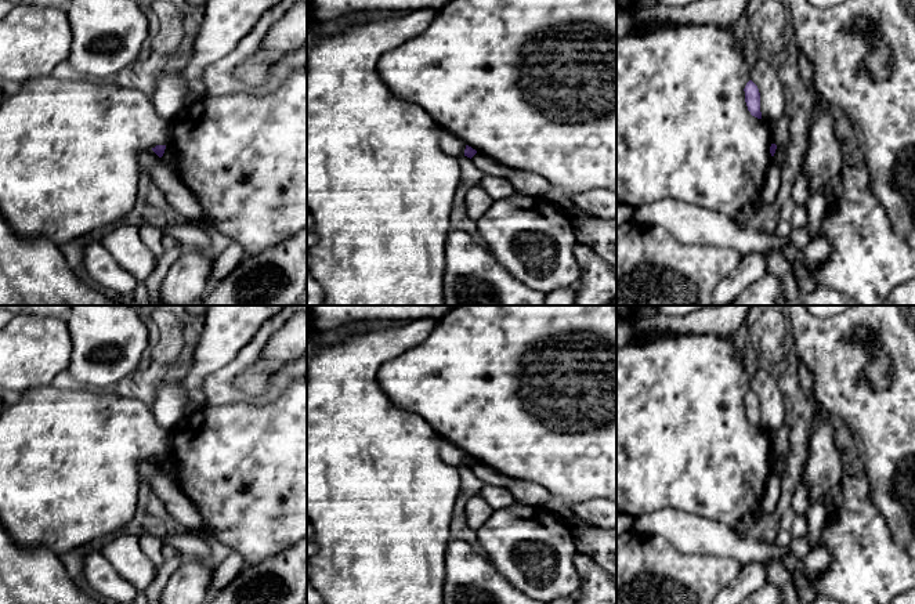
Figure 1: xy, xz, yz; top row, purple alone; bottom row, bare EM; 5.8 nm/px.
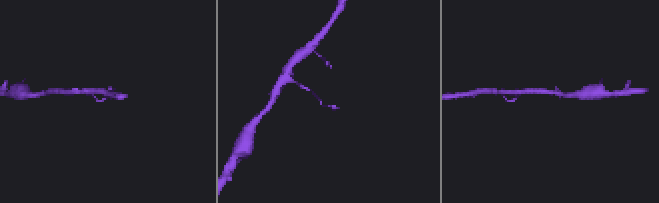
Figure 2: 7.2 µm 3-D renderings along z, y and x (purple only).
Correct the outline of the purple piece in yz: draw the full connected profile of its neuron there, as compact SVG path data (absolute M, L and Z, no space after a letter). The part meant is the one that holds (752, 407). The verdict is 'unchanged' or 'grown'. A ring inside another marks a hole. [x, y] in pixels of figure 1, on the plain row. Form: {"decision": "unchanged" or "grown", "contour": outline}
{"decision": "unchanged", "contour": "M749 390L744 401L745 401L745 412L746 412L748 420L751 422L752 426L762 428L760 402L757 395L752 390Z"}

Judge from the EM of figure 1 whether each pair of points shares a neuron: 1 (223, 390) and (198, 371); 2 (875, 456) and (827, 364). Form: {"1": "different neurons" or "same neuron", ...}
{"1": "different neurons", "2": "same neuron"}

